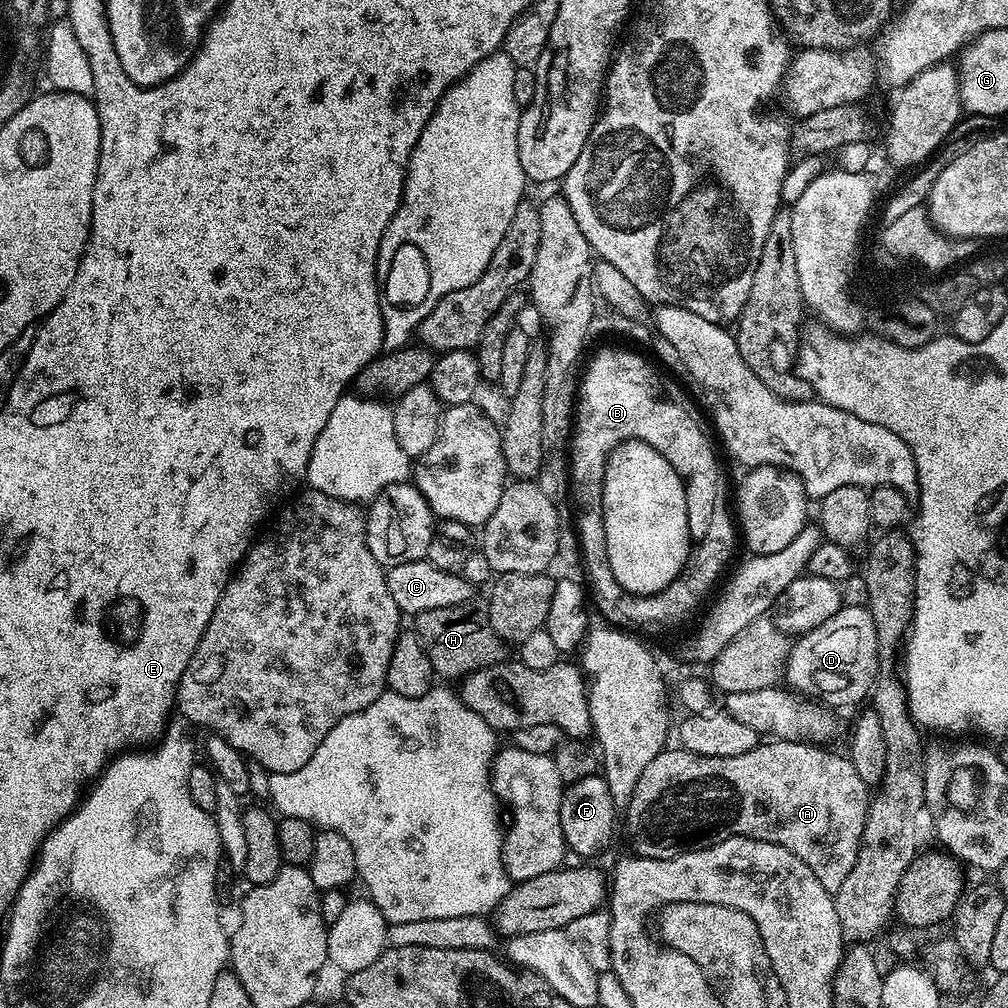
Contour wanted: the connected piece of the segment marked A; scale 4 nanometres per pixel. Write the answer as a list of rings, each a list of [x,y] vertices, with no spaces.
[[[772,738],[767,742],[757,744],[754,750],[746,750],[746,754],[734,754],[734,758],[703,756],[702,754],[687,752],[685,748],[679,746],[665,747],[663,752],[656,755],[654,762],[650,762],[650,766],[646,766],[646,770],[642,770],[642,776],[638,778],[638,782],[634,786],[634,792],[626,805],[626,811],[628,811],[628,840],[632,843],[631,851],[638,856],[662,860],[677,855],[677,853],[689,846],[700,846],[705,842],[715,841],[717,838],[749,836],[755,840],[765,840],[766,842],[774,842],[778,846],[786,846],[786,850],[790,850],[795,856],[802,858],[802,862],[806,862],[806,866],[810,866],[810,870],[814,870],[814,878],[818,878],[818,882],[822,882],[825,890],[835,894],[842,886],[842,882],[846,882],[846,874],[850,874],[850,870],[856,861],[857,850],[860,848],[860,834],[864,829],[864,822],[868,813],[869,785],[860,777],[858,770],[854,770],[854,766],[847,755],[840,753],[839,756],[836,752],[828,753],[822,748],[815,748],[818,746],[812,742],[782,740],[779,738]]]

